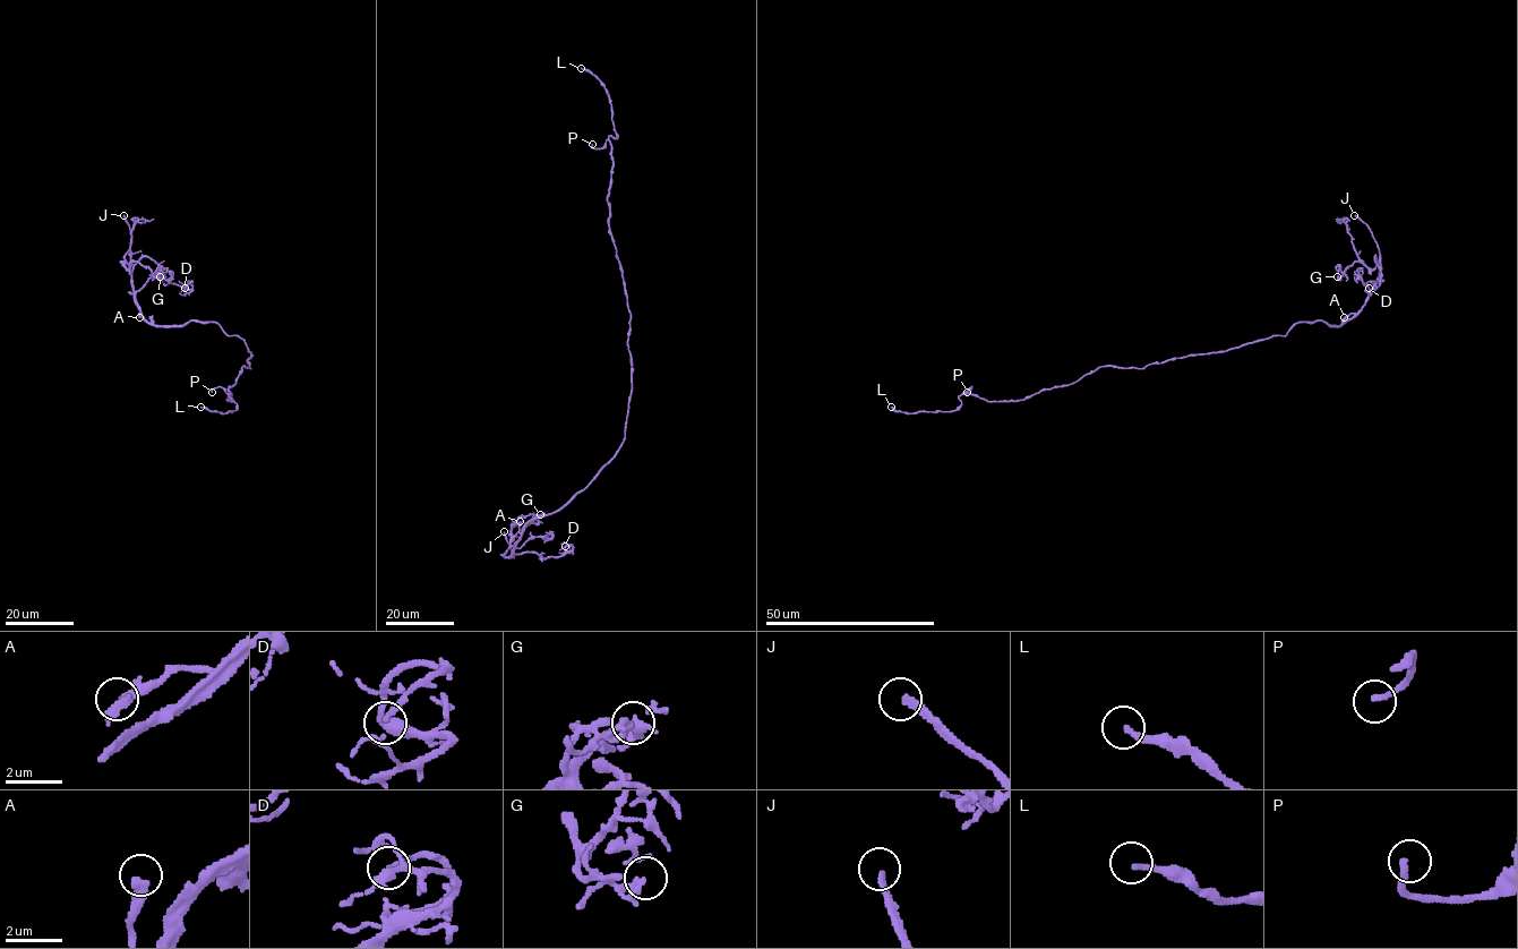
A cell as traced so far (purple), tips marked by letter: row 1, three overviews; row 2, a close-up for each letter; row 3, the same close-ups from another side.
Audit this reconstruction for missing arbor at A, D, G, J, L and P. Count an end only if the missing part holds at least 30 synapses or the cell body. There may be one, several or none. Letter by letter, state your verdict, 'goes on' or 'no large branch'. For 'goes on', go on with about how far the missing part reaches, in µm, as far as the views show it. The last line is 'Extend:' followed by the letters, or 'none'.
A: no large branch
D: no large branch
G: no large branch
J: goes on; missing 20 µm
L: goes on; missing 110 µm
P: goes on; missing 140 µm
Extend: J, L, P

